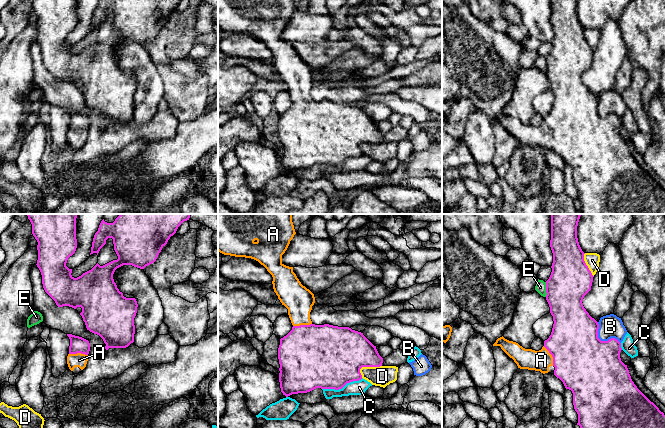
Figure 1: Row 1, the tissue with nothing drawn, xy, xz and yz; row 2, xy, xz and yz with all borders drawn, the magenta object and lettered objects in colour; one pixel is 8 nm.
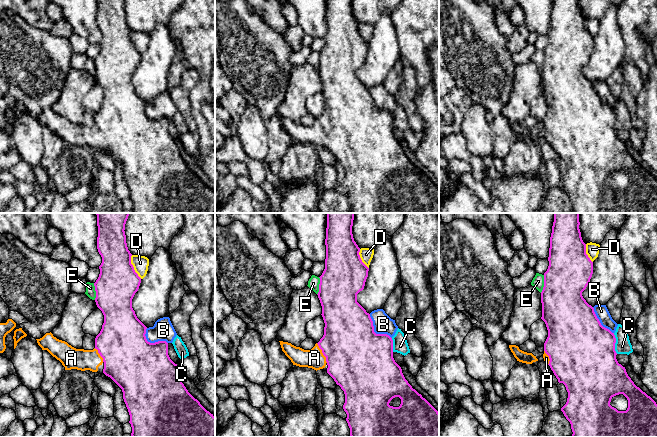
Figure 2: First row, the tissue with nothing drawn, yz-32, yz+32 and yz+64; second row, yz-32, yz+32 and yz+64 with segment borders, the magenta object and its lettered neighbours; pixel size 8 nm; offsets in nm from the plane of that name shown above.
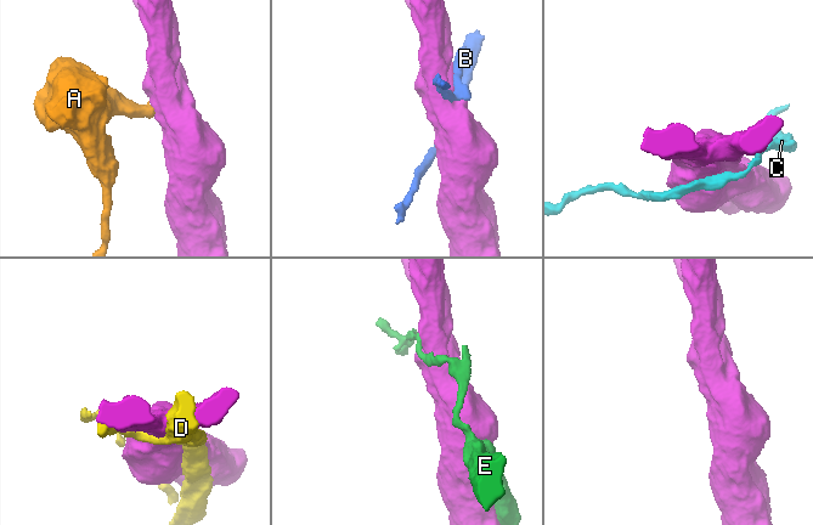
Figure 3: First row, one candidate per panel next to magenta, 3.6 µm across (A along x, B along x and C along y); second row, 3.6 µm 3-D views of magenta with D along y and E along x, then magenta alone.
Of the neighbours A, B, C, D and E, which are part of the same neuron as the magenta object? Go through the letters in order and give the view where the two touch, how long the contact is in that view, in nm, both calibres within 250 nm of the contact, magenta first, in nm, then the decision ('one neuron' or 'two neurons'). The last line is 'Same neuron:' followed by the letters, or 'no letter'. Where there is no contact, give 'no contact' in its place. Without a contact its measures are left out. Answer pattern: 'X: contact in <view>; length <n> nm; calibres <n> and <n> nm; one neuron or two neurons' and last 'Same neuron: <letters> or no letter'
A: contact in yz; length 180 nm; calibres 460 and 170 nm; one neuron
B: contact in yz; length 260 nm; calibres 480 and 190 nm; two neurons
C: contact in xz; length 340 nm; calibres 480 and 110 nm; two neurons
D: contact in xz; length 190 nm; calibres 440 and 160 nm; two neurons
E: contact in yz; length 120 nm; calibres 340 and 90 nm; two neurons
Same neuron: A

